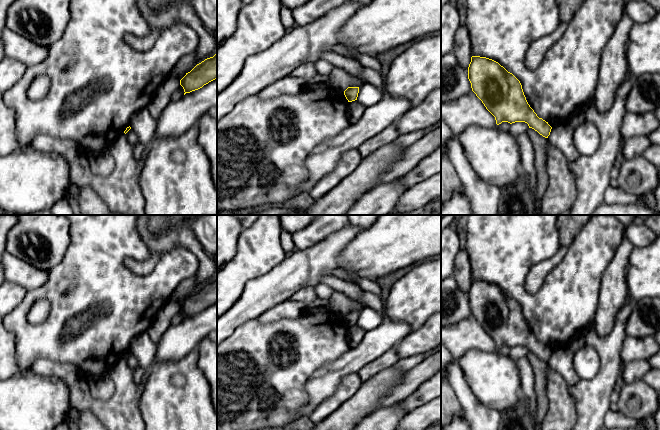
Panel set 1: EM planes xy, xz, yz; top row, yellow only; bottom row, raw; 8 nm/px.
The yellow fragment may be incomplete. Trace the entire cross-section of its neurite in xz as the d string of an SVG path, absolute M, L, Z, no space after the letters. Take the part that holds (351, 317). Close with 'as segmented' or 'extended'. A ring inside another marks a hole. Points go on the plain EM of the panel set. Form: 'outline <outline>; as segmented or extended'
outline M348 311L344 315L344 319L346 323L348 324L348 326L357 324L358 317L359 317L359 311Z; as segmented

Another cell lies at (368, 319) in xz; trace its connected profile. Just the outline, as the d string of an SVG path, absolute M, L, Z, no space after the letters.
M363 306L359 312L357 325L365 332L377 327L385 317L368 306Z

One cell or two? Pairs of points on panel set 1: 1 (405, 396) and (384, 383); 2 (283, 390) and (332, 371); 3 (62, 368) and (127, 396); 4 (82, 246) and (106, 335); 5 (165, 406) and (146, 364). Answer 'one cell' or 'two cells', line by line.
1: one cell
2: two cells
3: one cell
4: one cell
5: two cells

